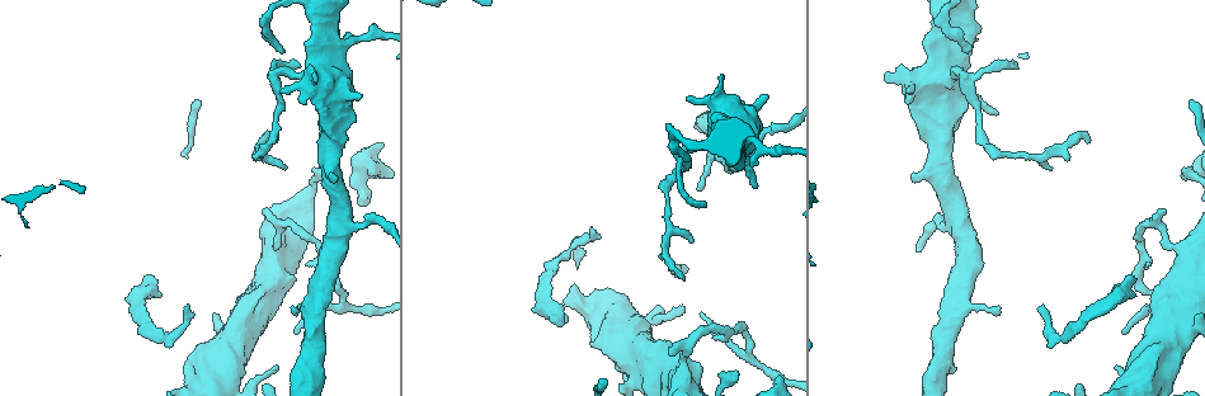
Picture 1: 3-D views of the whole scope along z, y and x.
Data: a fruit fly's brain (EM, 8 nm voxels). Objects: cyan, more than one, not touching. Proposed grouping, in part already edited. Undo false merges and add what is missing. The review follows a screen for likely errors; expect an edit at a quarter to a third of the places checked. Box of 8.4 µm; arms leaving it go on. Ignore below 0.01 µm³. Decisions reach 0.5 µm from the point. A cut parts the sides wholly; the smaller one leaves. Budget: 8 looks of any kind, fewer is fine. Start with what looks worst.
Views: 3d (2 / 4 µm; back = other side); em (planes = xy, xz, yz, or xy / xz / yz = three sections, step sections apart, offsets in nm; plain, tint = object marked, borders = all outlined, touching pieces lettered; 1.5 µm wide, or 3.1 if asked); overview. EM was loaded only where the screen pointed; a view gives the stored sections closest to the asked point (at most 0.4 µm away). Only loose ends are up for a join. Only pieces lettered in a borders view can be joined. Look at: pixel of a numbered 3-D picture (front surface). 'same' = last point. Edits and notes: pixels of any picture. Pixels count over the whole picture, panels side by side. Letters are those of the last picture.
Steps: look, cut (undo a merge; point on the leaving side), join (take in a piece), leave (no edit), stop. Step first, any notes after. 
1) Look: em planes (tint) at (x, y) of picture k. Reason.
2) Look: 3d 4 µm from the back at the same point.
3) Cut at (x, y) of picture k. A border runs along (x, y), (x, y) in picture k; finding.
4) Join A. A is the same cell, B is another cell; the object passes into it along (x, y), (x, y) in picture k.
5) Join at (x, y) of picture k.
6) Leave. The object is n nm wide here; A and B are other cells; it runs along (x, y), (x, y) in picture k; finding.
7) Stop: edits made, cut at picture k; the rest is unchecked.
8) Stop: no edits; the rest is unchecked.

Look: em xy step 8 (plain) at (996, 110) of picture 1. Free end.

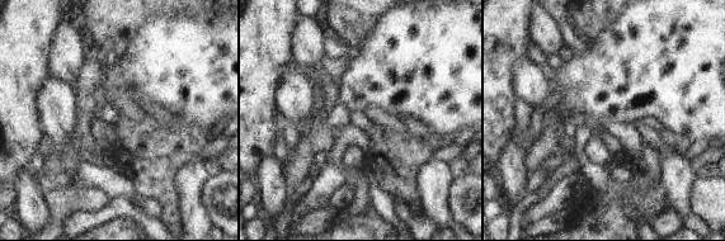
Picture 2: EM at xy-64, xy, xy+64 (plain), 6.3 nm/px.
Look: em xy step 8 (borders) at the same point.

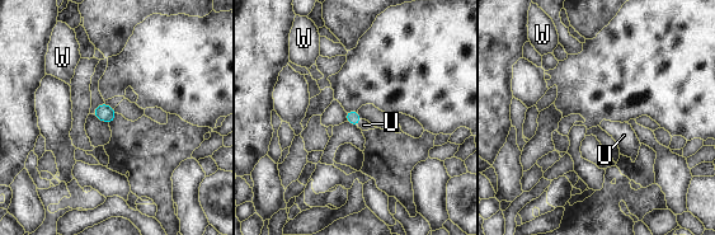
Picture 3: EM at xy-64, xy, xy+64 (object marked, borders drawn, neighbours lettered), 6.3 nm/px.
Join U. The longest contact is with U, 60 nm; U is the same cell, W is another cell; the object passes into it along (352, 117), (358, 122), (363, 125) in picture 3; the cell continues.

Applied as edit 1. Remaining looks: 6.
Look: em planes (borders) at (748, 354) of picture 1. Abrupt turn.

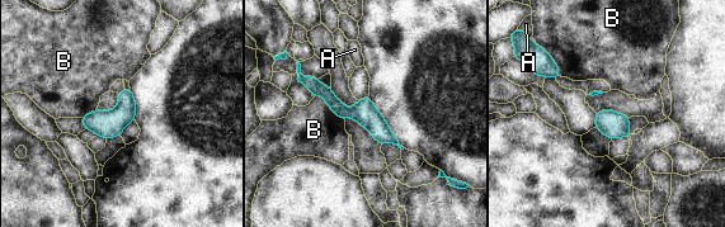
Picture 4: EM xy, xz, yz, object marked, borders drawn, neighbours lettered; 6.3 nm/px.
Leave. The longest contact is with B, 260 nm; A and B are other cells; a border runs along (314, 97), (321, 95), (344, 121) in picture 4; one cell here.

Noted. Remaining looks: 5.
Look: em xy step 8 (borders) at (1051, 168) of picture 1. Free end.

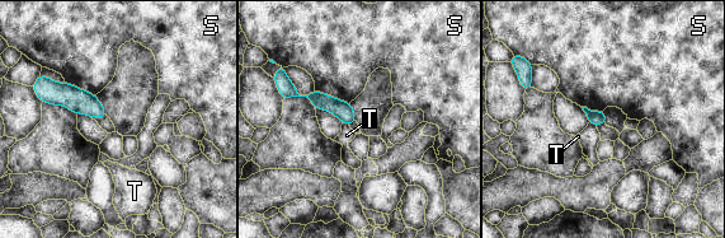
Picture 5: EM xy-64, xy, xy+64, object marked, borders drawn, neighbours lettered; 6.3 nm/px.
Leave. S and T are other cells; a border runs along (315, 88), (349, 103) in picture 5; none of them fits.

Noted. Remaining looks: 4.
Stop: edits made, join at picture 3; the rest is unchecked.

